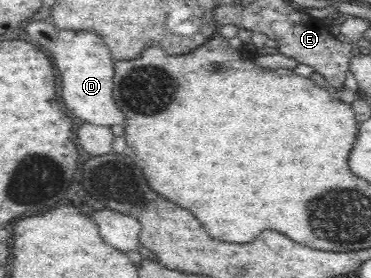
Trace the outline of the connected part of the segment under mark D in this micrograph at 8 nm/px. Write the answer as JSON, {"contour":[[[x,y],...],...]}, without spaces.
{"contour":[[[42,20],[26,21],[26,38],[38,46],[42,46],[50,56],[54,56],[54,64],[62,76],[62,102],[74,116],[86,122],[100,126],[124,125],[124,115],[118,110],[112,99],[112,86],[115,61],[112,60],[108,47],[100,36],[92,32],[78,30],[60,30],[53,24]]]}

